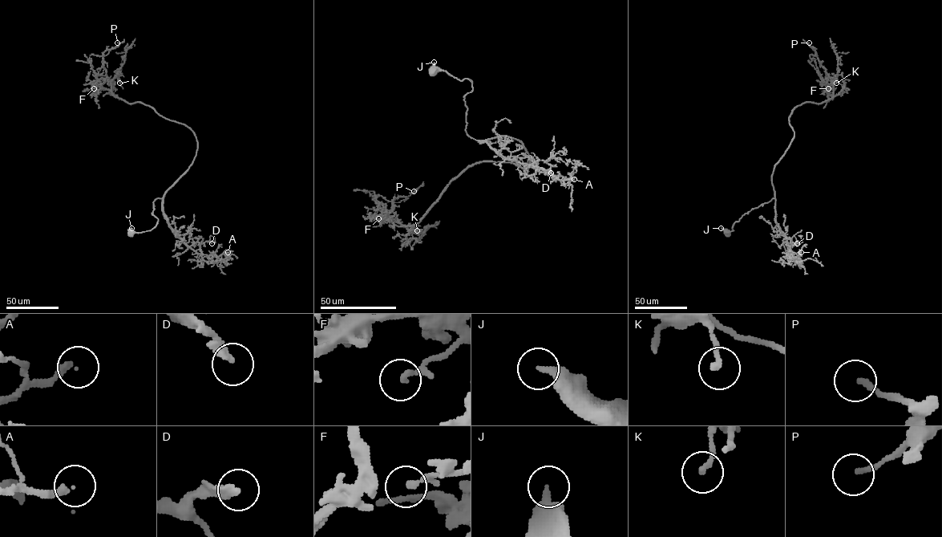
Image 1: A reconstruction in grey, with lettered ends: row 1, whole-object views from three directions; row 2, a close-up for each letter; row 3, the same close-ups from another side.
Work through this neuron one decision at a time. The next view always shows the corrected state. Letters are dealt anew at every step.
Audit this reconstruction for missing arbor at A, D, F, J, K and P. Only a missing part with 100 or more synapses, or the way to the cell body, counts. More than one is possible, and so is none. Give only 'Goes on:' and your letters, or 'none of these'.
Goes on: D

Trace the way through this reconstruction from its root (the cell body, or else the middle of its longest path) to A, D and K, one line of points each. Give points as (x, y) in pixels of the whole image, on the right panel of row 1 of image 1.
A: (725, 233), (744, 214), (774, 198), (776, 222), (787, 237), (794, 261), (798, 261), (801, 252)
D: (725, 233), (733, 230), (733, 224), (744, 214), (774, 198), (776, 222), (789, 246), (792, 242), (797, 243)
K: (725, 233), (744, 214), (774, 198), (771, 175), (794, 136), (791, 111), (832, 98), (836, 78), (836, 83)

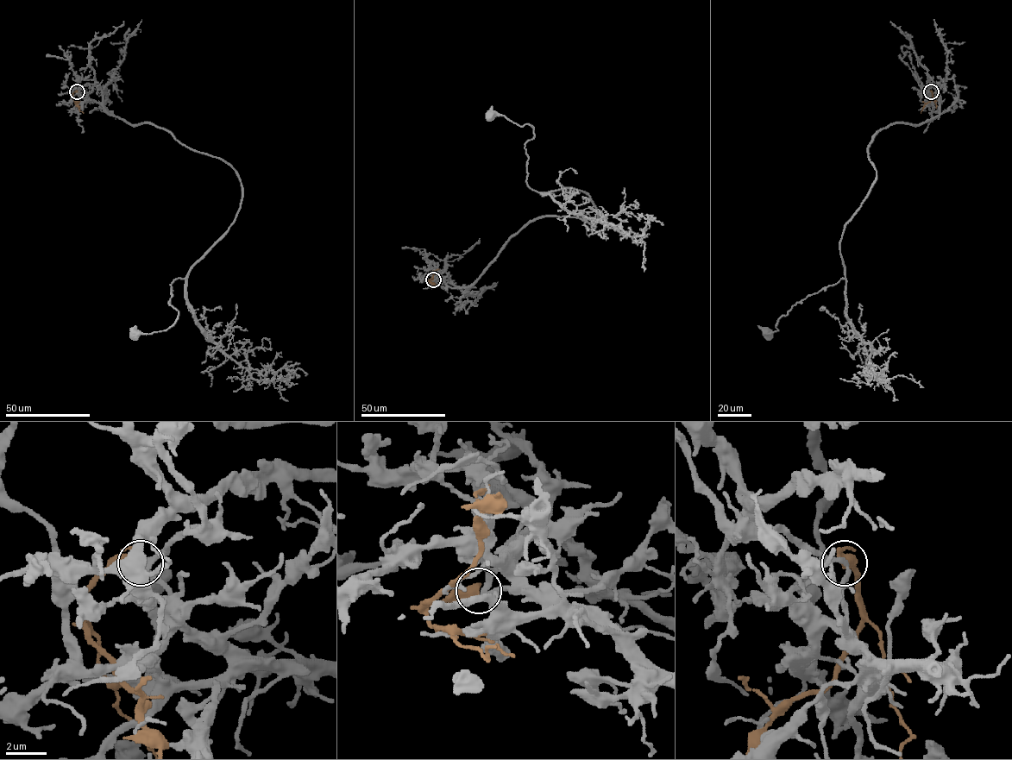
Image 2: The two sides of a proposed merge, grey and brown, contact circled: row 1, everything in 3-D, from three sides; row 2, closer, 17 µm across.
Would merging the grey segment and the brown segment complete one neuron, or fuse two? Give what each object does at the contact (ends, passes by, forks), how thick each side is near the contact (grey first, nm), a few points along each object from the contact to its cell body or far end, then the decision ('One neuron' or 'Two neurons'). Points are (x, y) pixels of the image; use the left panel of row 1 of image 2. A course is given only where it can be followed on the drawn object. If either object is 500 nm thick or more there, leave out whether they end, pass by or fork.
At the ring grey passes by. At the ring brown passes by. Thickness 240 nm (grey) against 380 nm. Course of grey: (78, 91), (132, 125), (153, 123), (223, 160), (242, 189), (229, 229), (171, 284), (176, 322), (135, 335). Course of brown: (77, 91), (72, 97), (83, 113). Two neurons

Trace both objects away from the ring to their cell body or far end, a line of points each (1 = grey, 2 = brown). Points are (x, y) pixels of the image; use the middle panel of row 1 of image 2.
1: (433, 279), (468, 287), (543, 216), (598, 219), (585, 192), (532, 190), (524, 146), (533, 128), (490, 114)
2: (433, 279), (429, 280), (439, 268)

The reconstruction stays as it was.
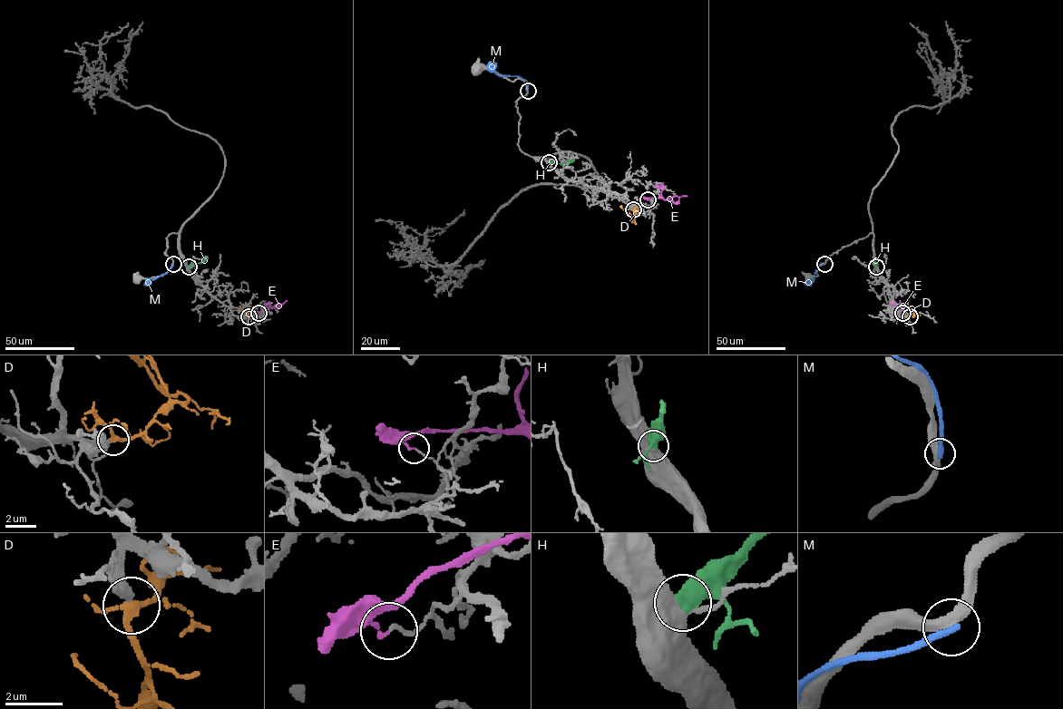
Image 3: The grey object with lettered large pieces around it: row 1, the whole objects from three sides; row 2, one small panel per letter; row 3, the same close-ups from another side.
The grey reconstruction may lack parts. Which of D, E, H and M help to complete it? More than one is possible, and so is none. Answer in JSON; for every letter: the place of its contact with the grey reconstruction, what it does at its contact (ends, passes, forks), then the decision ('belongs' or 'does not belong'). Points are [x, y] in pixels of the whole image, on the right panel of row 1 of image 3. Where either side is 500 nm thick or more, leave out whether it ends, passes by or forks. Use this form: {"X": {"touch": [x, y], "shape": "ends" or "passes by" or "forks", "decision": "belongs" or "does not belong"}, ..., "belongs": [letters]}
{"D": {"touch": [910, 316], "shape": "forks", "decision": "belongs"}, "E": {"touch": [902, 313], "shape": "ends", "decision": "does not belong"}, "H": {"touch": [876, 267], "decision": "does not belong"}, "M": {"touch": [824, 264], "shape": "ends", "decision": "does not belong"}, "belongs": ["D"]}

